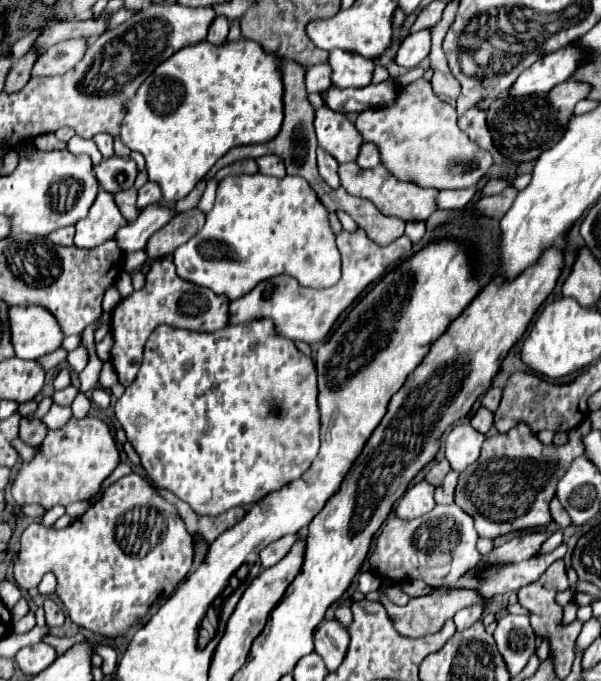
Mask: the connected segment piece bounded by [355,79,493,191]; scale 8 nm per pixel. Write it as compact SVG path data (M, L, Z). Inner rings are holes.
M417 79L403 87L393 105L367 109L355 119L355 127L363 135L363 141L379 149L381 165L385 165L389 173L399 181L413 181L415 185L433 187L437 191L473 187L493 165L491 153L485 153L485 149L465 137L455 123L455 107L439 99L425 79Z

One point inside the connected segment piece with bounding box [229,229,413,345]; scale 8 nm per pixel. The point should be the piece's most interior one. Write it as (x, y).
(300, 314)

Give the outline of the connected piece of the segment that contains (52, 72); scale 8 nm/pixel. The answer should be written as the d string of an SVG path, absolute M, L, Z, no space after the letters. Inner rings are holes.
M67 39L49 47L33 65L31 77L55 77L65 75L79 63L87 49L85 39Z

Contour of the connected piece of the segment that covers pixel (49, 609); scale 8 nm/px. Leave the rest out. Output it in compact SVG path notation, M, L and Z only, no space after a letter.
M47 597L43 609L45 609L45 623L47 623L47 627L61 627L63 625L65 613L63 613L61 605L57 605L53 599Z

